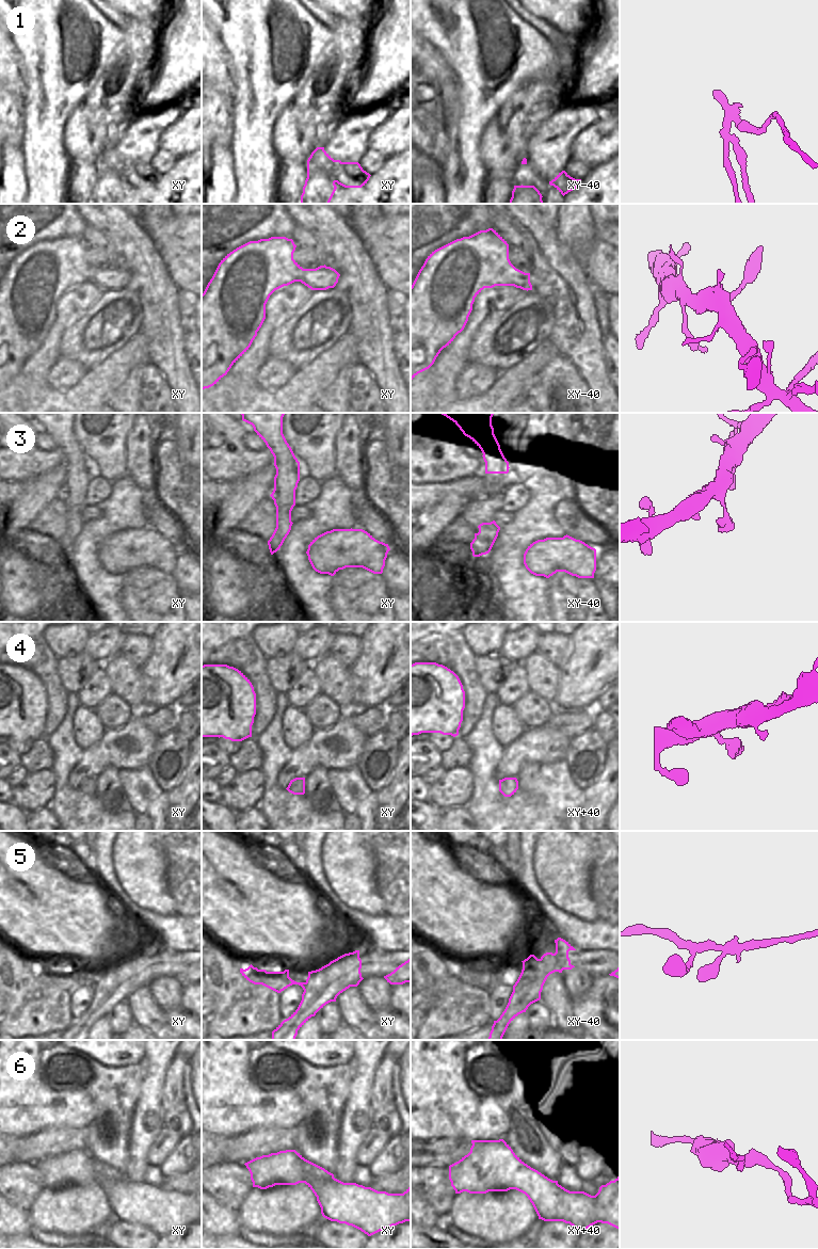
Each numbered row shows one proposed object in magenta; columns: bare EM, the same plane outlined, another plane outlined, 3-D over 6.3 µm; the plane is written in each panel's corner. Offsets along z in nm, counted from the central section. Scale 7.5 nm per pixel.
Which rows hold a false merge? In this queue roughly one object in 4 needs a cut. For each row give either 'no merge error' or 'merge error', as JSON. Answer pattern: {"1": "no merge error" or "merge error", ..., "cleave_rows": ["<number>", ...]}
{"1": "merge error", "2": "no merge error", "3": "no merge error", "4": "no merge error", "5": "merge error", "6": "no merge error", "cleave_rows": ["1", "5"]}

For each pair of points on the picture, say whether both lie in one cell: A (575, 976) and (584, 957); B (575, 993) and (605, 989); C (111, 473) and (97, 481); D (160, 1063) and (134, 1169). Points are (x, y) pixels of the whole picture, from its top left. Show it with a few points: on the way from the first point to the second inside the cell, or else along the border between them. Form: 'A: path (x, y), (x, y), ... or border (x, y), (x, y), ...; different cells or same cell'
A: border (575, 966), (587, 971), (593, 976); different cells
B: border (594, 976), (590, 988), (581, 996), (573, 999); different cells
C: border (91, 475), (101, 475), (111, 482); different cells
D: path (150, 1090), (148, 1115), (142, 1123), (140, 1142); same cell

